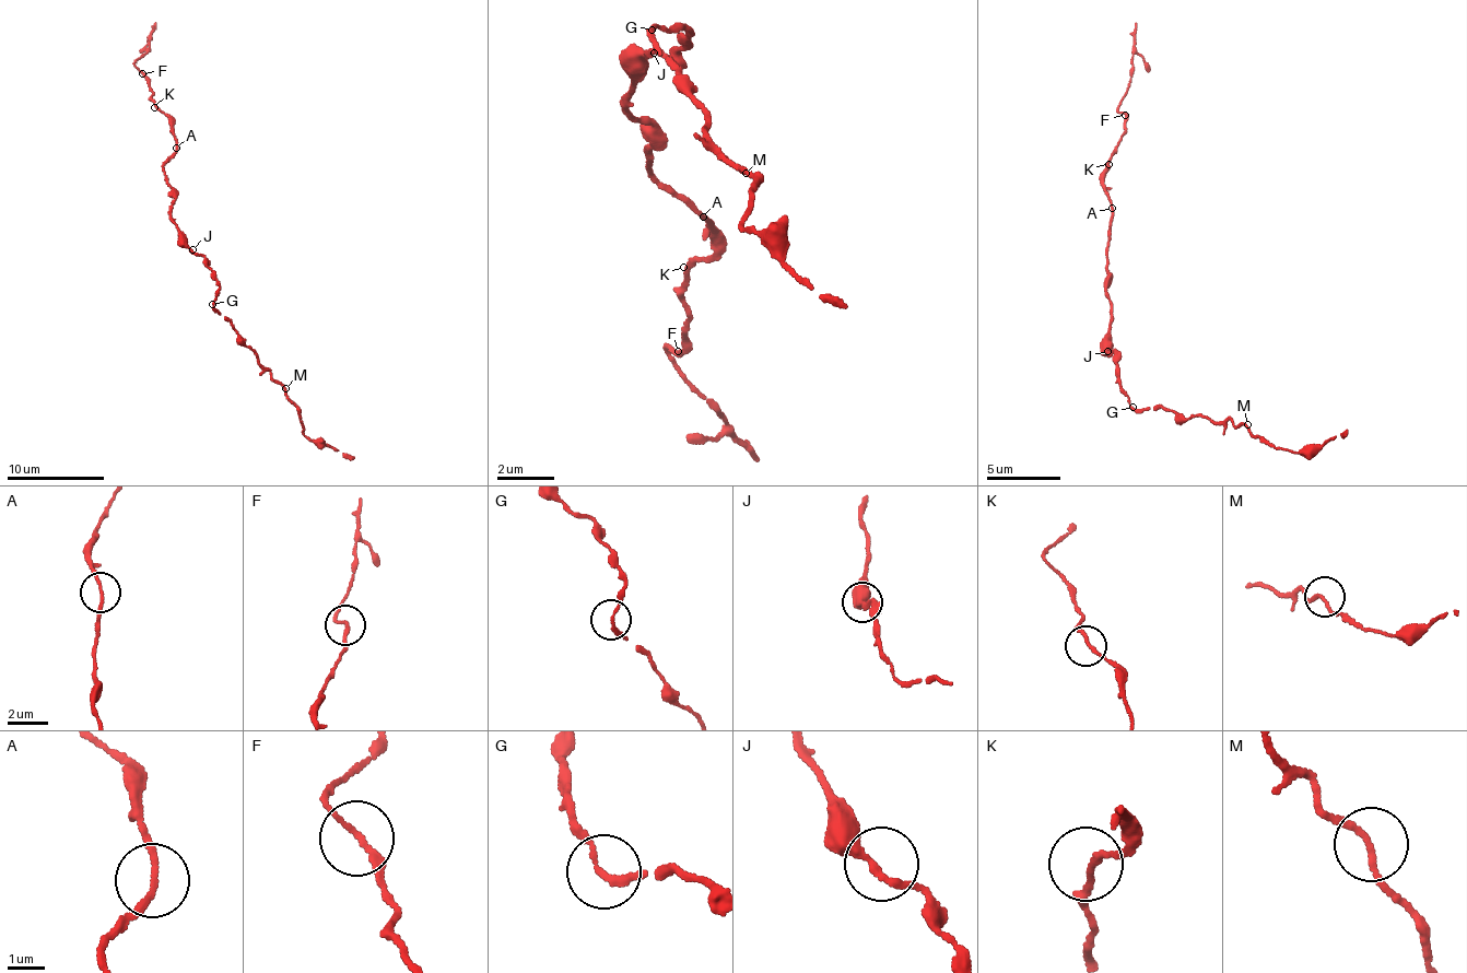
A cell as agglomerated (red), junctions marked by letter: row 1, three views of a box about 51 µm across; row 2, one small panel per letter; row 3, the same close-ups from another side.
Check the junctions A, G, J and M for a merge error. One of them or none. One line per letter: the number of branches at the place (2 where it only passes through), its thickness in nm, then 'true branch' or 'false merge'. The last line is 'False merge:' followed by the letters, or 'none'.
A: 2 | 150 nm | true branch
G: 2 | 150 nm | true branch
J: 2 | 200 nm | true branch
M: 2 | 150 nm | true branch
False merge: none

